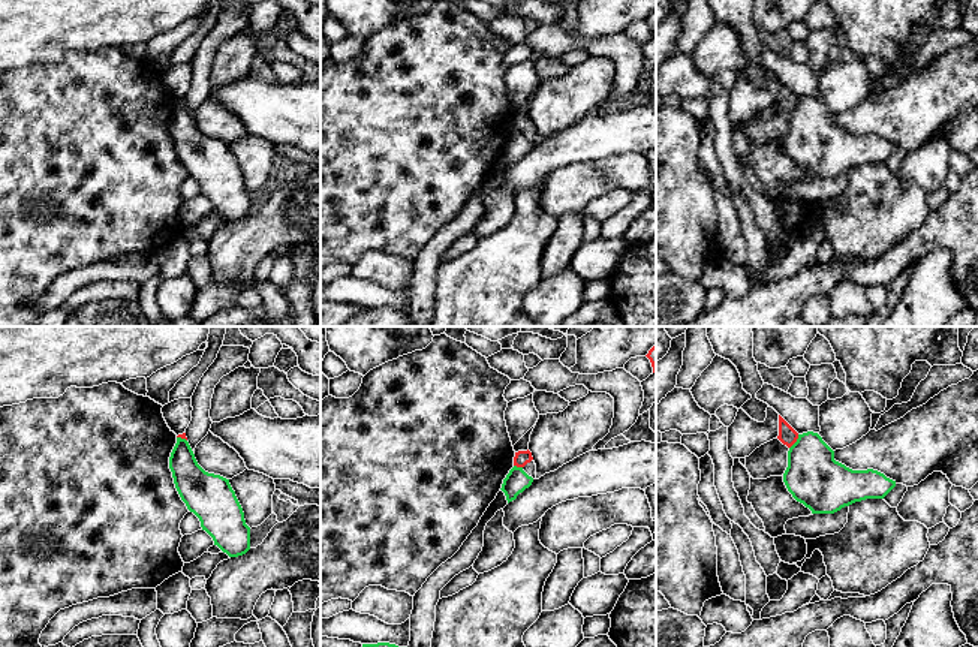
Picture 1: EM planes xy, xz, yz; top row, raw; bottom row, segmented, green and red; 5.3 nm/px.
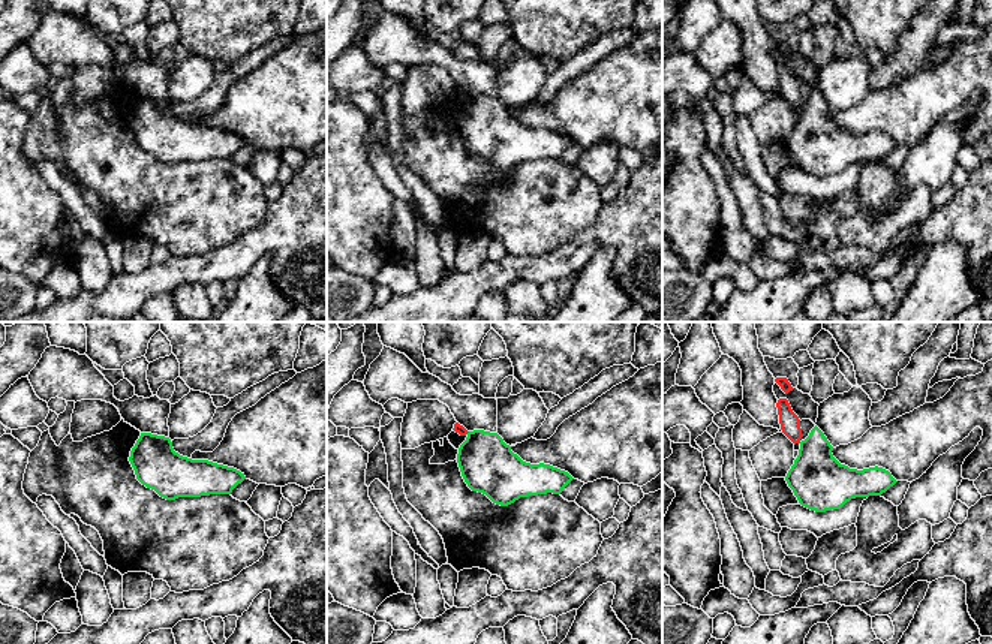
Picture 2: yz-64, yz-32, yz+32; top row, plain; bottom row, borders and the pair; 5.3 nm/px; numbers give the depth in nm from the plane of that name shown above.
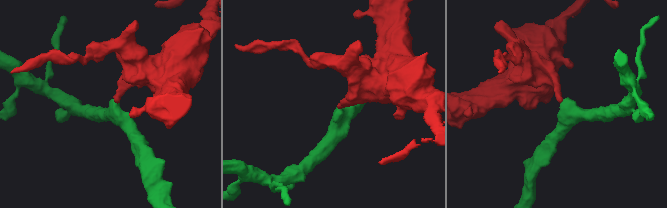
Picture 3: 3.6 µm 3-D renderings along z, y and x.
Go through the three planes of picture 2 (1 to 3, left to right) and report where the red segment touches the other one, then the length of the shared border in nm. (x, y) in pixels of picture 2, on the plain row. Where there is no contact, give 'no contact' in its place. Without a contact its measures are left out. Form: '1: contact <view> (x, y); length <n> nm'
1: no contact
2: no contact
3: no contact

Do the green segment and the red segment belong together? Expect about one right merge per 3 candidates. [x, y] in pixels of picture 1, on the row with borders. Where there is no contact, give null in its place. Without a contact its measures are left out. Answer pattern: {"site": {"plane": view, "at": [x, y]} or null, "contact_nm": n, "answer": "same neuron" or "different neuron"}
{"site": {"plane": "yz", "at": [796, 442]}, "contact_nm": 90, "answer": "different neuron"}

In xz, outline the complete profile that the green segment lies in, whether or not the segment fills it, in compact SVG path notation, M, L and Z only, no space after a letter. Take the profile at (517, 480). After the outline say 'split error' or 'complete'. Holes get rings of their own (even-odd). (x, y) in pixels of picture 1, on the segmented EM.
M514 466L502 484L502 491L506 496L508 503L515 500L520 493L529 488L533 482L533 478L529 476L523 467Z; complete

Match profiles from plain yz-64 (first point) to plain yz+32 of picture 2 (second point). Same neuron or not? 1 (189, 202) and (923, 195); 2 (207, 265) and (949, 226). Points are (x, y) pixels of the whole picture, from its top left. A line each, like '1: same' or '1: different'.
1: same
2: same

